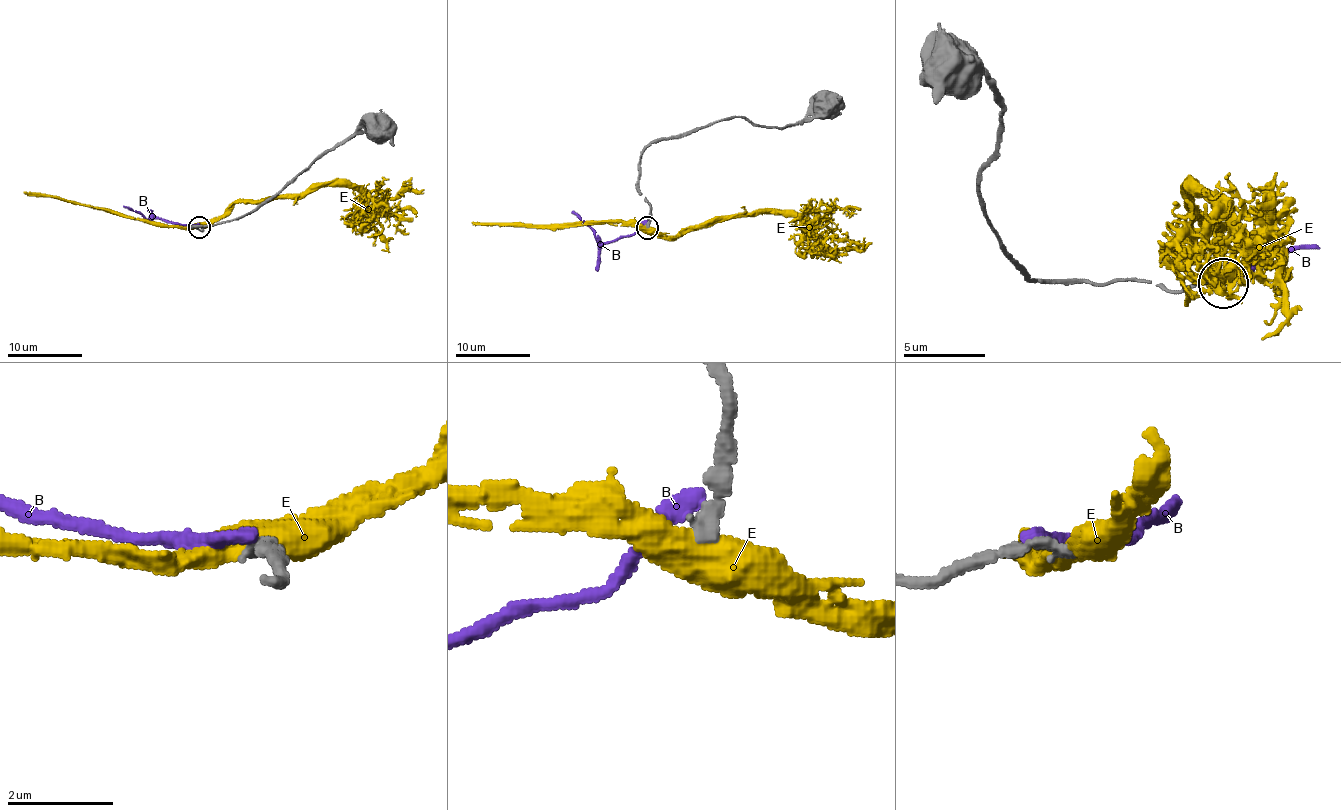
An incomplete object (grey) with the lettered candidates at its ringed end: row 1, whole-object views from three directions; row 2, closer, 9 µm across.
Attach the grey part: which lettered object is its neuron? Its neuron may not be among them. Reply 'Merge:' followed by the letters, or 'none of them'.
Merge: none of them

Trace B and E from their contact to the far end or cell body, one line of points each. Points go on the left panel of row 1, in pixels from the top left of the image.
B: (198, 226), (154, 218), (146, 220), (122, 205)
E: (198, 226), (210, 226), (236, 201), (353, 187), (375, 213), (377, 235), (390, 251)

